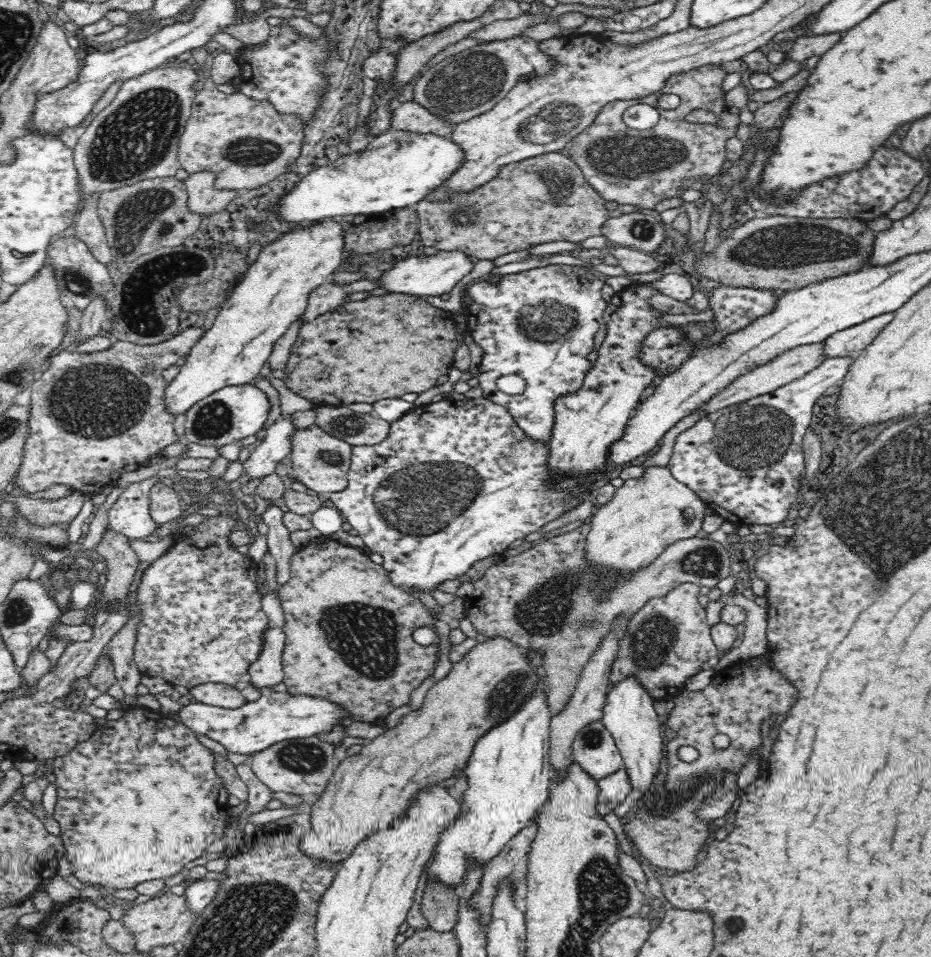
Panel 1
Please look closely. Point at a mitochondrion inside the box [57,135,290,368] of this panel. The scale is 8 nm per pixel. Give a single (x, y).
(145, 211)

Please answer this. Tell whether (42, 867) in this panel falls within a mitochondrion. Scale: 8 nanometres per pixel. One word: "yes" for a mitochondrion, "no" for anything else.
no

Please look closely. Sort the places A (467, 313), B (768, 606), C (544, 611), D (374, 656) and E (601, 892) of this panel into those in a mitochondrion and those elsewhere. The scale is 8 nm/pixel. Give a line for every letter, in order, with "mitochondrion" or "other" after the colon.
A: other
B: other
C: mitochondrion
D: mitochondrion
E: mitochondrion

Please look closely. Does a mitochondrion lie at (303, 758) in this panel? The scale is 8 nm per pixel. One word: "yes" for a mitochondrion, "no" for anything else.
yes

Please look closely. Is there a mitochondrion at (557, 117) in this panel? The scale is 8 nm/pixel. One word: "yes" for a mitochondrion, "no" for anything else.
yes

